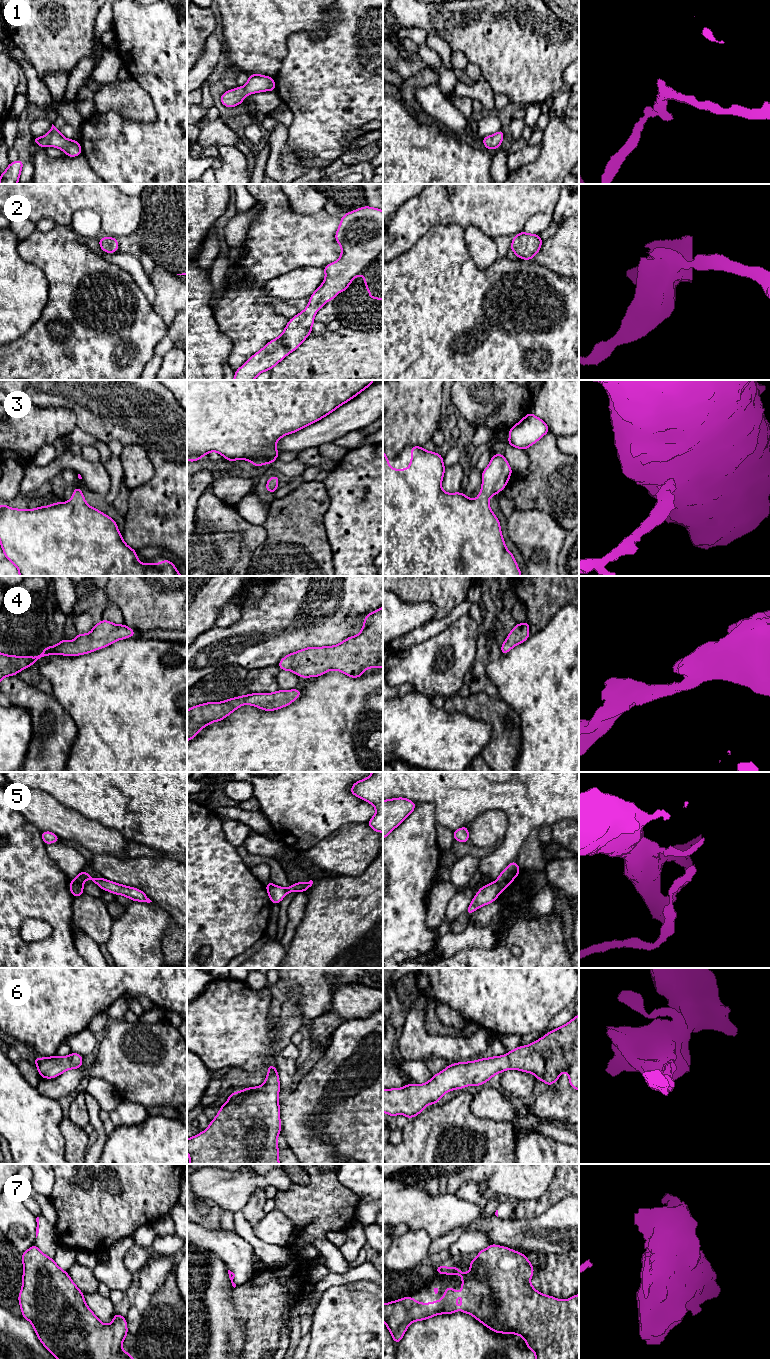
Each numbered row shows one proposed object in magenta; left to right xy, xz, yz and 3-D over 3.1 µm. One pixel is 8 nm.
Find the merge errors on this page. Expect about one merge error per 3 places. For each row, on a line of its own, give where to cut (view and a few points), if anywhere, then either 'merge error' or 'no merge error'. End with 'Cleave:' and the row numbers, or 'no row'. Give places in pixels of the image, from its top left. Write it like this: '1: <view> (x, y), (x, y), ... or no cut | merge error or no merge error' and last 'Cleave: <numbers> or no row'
1: no cut | no merge error
2: no cut | no merge error
3: no cut | no merge error
4: no cut | no merge error
5: xy (71, 881), (82, 888) | merge error
6: no cut | no merge error
7: xz (230, 1272), (233, 1278) | merge error
Cleave: 5, 7

